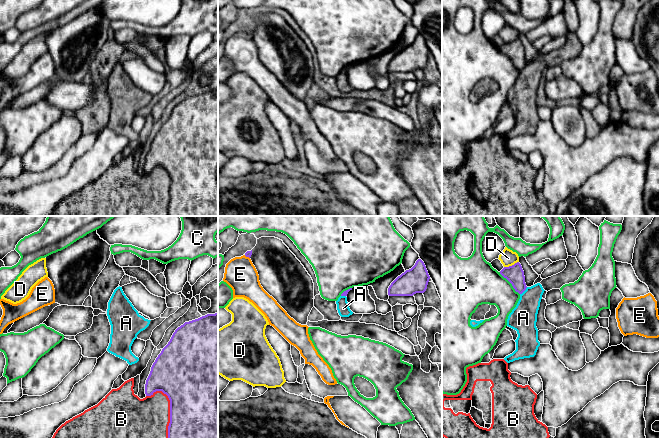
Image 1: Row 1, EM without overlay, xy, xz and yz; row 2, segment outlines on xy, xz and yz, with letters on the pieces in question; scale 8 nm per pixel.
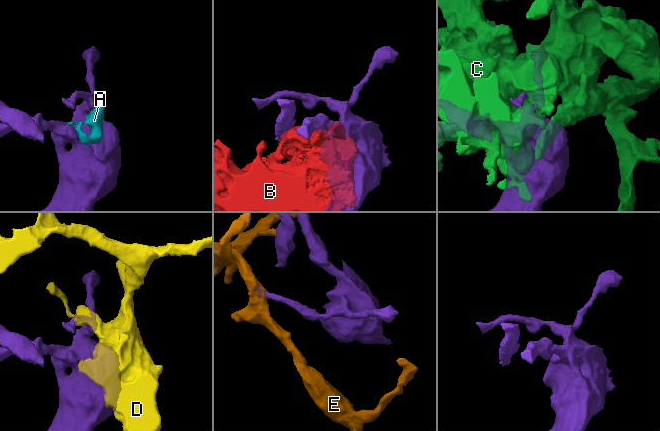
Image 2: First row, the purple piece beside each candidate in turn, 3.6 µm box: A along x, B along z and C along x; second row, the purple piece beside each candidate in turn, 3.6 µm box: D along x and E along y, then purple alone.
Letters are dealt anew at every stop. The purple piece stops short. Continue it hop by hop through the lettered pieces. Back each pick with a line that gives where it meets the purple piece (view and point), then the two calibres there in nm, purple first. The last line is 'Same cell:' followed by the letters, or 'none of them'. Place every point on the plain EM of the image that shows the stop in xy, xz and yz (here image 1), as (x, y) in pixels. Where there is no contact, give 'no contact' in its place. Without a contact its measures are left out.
Same cell: none of them

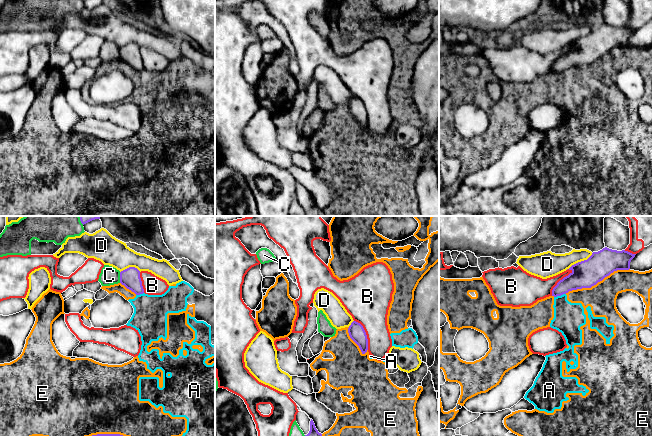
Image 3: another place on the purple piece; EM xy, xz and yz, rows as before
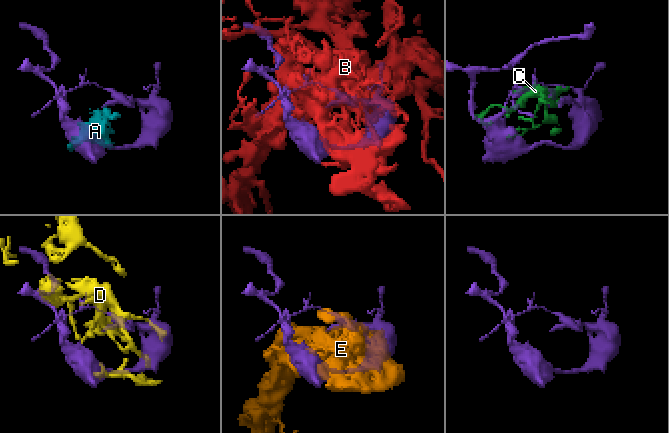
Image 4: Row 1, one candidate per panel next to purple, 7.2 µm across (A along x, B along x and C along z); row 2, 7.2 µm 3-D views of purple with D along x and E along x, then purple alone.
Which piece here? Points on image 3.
Same cell: none of them

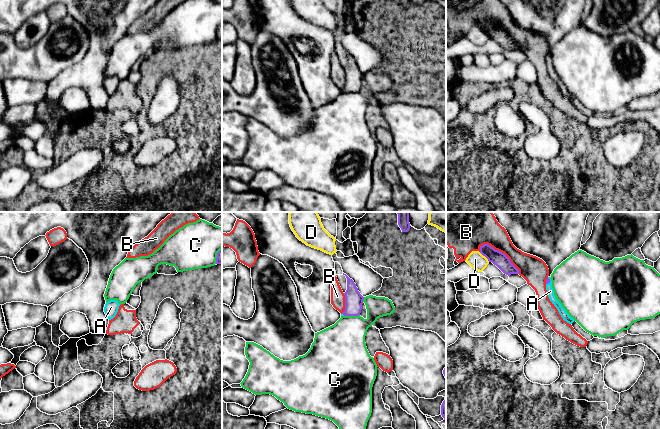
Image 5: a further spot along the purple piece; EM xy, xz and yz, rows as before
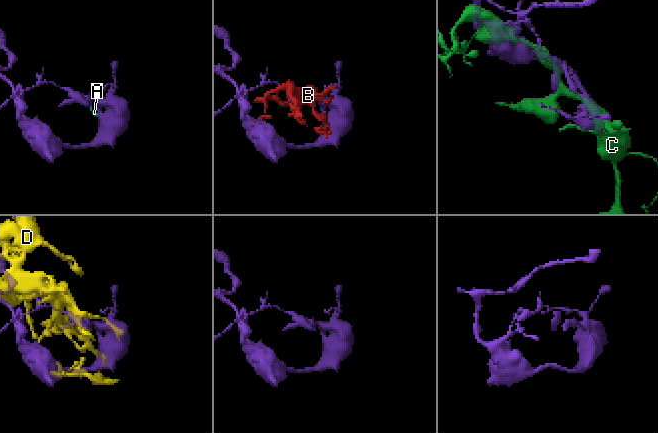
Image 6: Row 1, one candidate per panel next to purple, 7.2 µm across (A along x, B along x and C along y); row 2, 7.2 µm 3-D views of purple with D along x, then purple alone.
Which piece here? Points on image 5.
A: meets purple in yz at (549, 57); 30 nm thick on the purple side, 60 nm on the other
Same cell: A

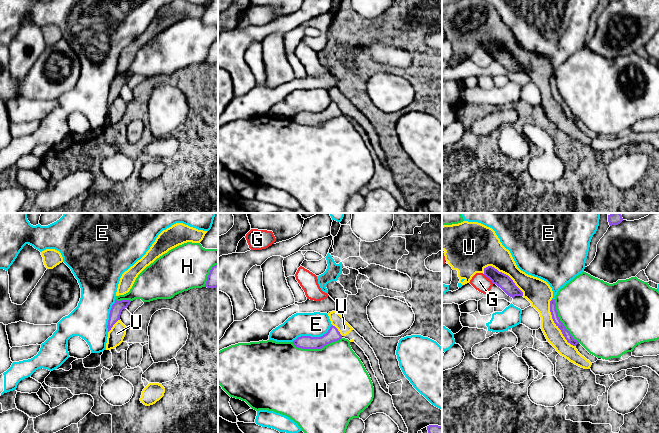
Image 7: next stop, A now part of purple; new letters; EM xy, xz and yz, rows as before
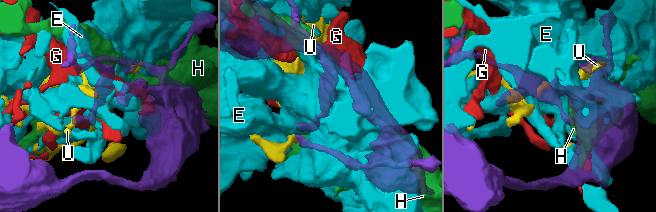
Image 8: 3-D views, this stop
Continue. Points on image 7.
Same cell: none of them

